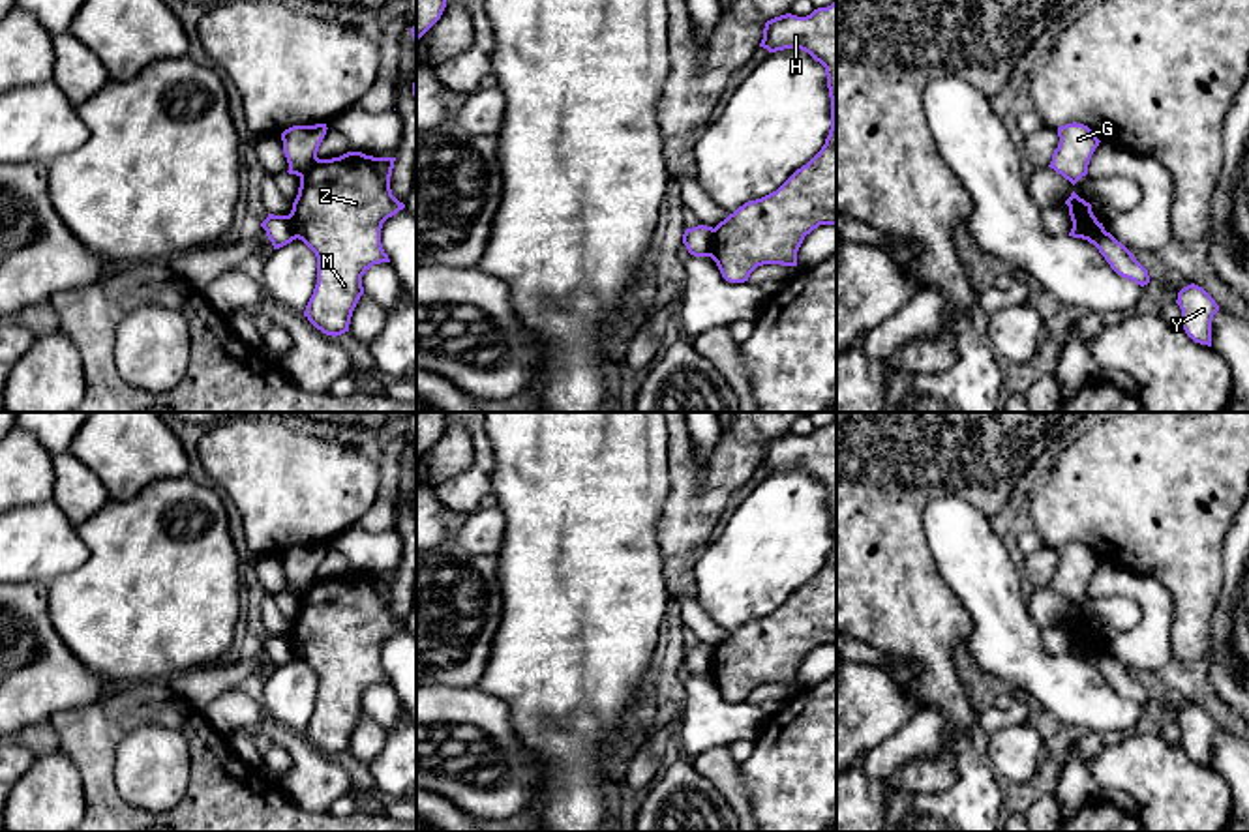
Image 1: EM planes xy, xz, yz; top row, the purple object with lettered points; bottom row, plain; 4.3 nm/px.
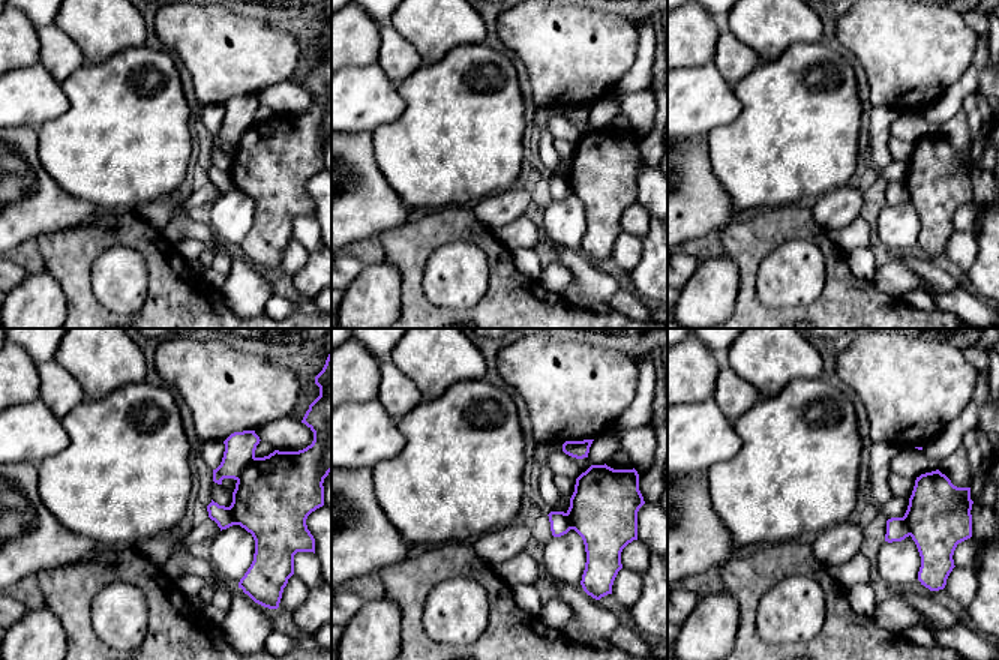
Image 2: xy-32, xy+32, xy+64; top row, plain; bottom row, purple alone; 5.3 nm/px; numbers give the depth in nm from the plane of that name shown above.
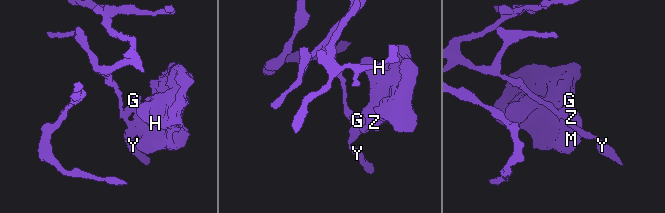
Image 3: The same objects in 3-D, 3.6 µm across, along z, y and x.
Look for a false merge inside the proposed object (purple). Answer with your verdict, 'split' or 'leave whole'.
split

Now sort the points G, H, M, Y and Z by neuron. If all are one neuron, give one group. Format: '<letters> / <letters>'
G Y / H M Z

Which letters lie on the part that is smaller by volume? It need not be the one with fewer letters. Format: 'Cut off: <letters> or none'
Cut off: H, M, Z

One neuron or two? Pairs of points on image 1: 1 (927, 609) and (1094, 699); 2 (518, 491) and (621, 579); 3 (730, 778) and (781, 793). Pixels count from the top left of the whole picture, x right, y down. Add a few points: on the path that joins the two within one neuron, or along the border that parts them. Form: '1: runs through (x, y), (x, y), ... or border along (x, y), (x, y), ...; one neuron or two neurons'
1: border along (951, 591), (963, 604), (970, 623), (964, 645); two neurons
2: runs through (544, 503), (595, 553); one neuron
3: border along (739, 763), (743, 786), (754, 812); two neurons

